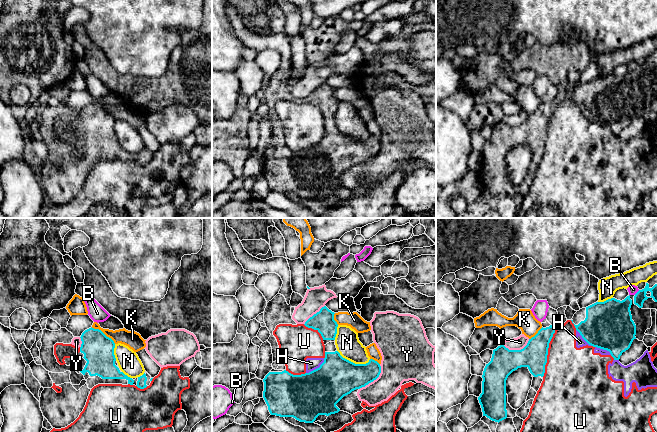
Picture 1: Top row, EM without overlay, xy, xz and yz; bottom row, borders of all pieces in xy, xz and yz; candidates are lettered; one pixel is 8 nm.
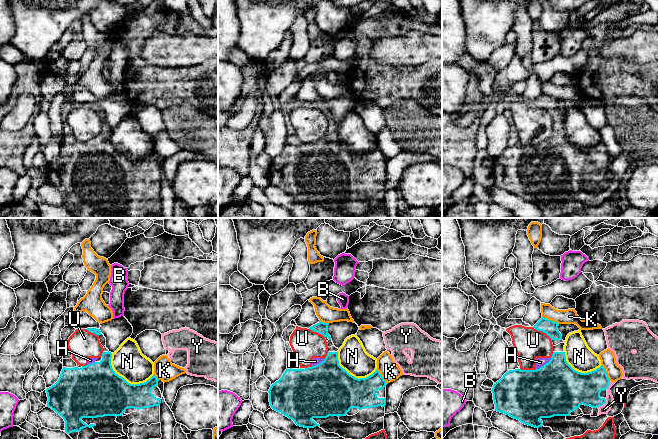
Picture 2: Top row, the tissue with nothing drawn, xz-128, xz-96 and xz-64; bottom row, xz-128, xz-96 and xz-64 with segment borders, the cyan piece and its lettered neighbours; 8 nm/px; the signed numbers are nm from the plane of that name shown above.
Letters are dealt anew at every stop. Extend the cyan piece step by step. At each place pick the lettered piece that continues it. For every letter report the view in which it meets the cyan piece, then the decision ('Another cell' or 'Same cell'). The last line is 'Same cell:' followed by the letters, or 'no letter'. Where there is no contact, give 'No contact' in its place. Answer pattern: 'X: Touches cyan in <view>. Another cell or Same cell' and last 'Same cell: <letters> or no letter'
B: Touches cyan in yz. Another cell
H: Touches cyan in xz. Another cell
K: Touches cyan in xy. Another cell
N: Touches cyan in xz. Another cell
U: Touches cyan in yz. Another cell
Y: Touches cyan in xz. Another cell
Same cell: no letter

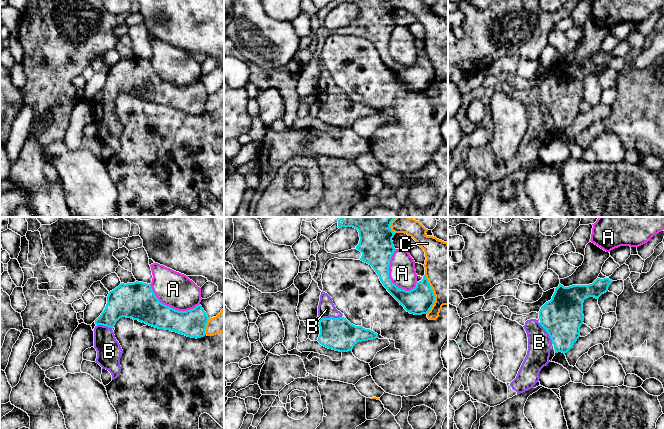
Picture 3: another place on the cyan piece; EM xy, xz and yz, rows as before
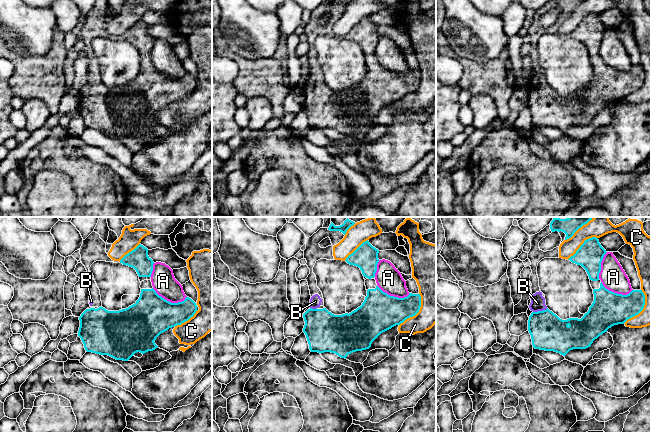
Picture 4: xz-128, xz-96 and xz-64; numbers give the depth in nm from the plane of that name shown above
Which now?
A: Touches cyan in xz. Another cell
B: Touches cyan in xz. Same cell
C: Touches cyan in xz. Another cell
Same cell: B

